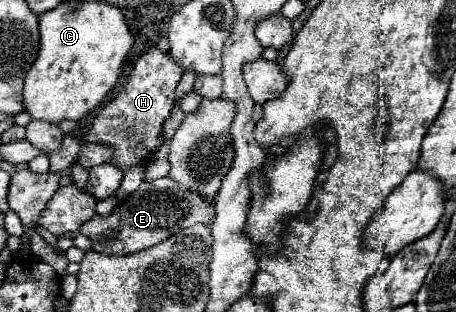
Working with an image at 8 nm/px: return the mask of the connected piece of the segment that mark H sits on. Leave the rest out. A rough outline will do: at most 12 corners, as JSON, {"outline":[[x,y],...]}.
{"outline":[[151,47],[81,141],[123,171],[161,145],[183,69]]}

